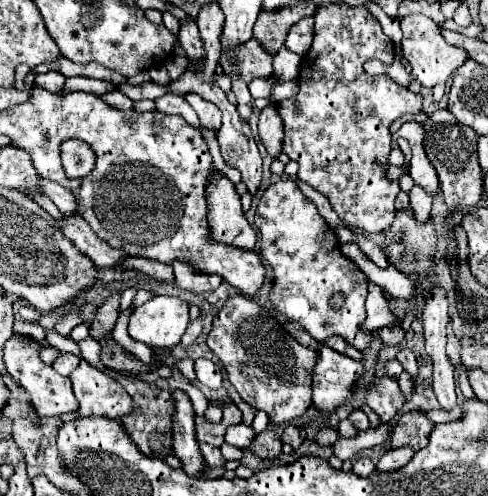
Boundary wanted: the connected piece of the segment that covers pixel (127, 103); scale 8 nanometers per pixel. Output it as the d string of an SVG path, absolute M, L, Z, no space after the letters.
M112 91L112 93L106 93L106 95L100 95L100 99L104 101L104 103L108 103L110 107L116 107L116 109L122 109L122 111L126 111L126 109L132 109L132 101L124 95L124 93L120 93L120 91Z

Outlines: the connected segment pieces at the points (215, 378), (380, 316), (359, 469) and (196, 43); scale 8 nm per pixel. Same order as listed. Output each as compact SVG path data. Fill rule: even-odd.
M196 359L196 377L204 383L210 385L212 389L220 387L220 373L218 373L218 365L208 361L208 359Z
M368 283L366 313L368 313L368 317L364 321L364 329L368 329L368 331L376 331L386 325L398 325L398 317L388 309L384 291L374 283Z
M358 457L356 461L354 461L354 475L358 475L358 477L370 477L372 473L374 473L374 463L368 459L368 457Z
M186 15L186 19L180 19L178 41L180 41L182 49L188 53L188 59L190 59L190 61L198 61L198 59L204 57L202 41L200 41L198 27L196 27L196 23L194 23L194 17Z

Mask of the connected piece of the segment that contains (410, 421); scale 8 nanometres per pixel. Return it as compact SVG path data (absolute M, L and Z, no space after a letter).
M422 411L402 413L394 427L394 433L390 439L390 445L392 445L390 449L408 445L414 451L420 451L428 445L428 437L430 437L432 429L434 429L434 423Z

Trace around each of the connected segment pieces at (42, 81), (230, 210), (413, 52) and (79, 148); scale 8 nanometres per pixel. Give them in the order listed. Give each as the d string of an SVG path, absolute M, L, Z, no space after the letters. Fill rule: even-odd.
M48 71L48 73L34 73L34 85L40 85L42 89L50 93L58 93L64 85L66 77L60 75L58 71Z
M212 173L212 179L206 185L206 203L208 225L214 241L254 249L256 233L242 213L240 195L236 193L234 183L224 173Z
M408 15L408 17L402 17L400 23L402 23L402 33L404 33L404 39L402 39L404 57L412 65L412 79L416 79L422 87L432 89L438 83L446 83L452 77L452 73L468 59L464 49L458 49L444 41L440 27L432 19L424 15Z
M68 139L64 145L60 145L62 151L62 167L70 179L86 177L92 173L96 165L96 155L92 153L92 147L88 143L80 143L78 139Z

